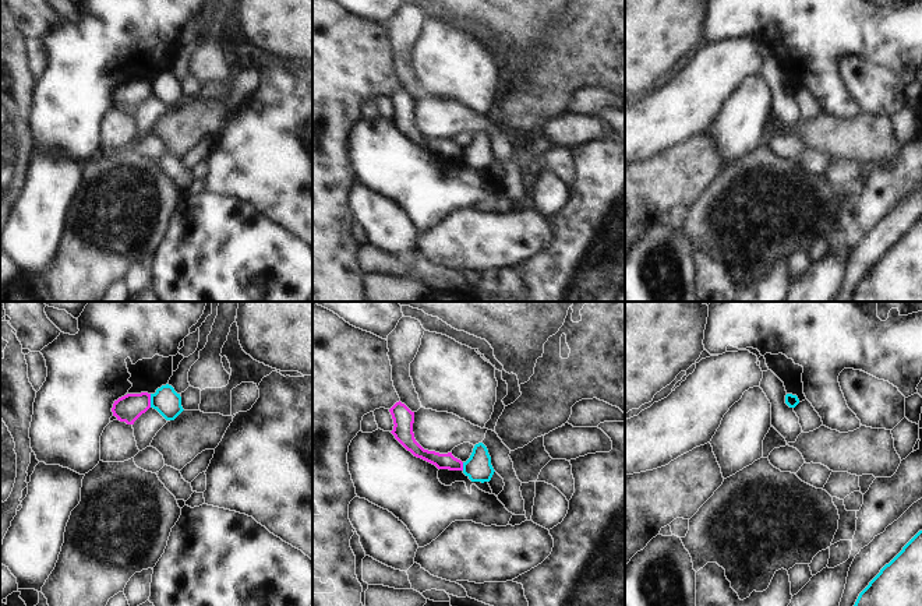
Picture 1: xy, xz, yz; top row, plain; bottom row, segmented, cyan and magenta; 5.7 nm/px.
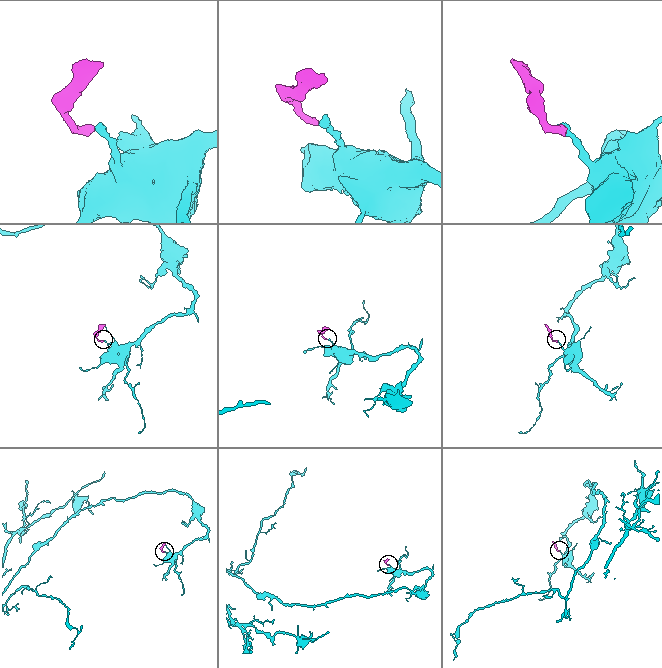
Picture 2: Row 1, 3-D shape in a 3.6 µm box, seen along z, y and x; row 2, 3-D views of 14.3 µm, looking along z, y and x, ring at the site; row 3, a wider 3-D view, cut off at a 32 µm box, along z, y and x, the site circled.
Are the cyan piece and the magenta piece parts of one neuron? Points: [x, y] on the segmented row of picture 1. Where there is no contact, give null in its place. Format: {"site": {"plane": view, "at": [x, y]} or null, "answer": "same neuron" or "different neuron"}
{"site": {"plane": "xy", "at": [151, 401]}, "answer": "different neuron"}

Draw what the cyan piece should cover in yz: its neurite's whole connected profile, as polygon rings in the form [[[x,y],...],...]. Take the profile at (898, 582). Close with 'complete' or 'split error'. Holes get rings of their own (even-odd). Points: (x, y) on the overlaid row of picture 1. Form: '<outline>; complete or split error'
[[[922,531],[880,570],[854,606],[922,606]]]; complete

